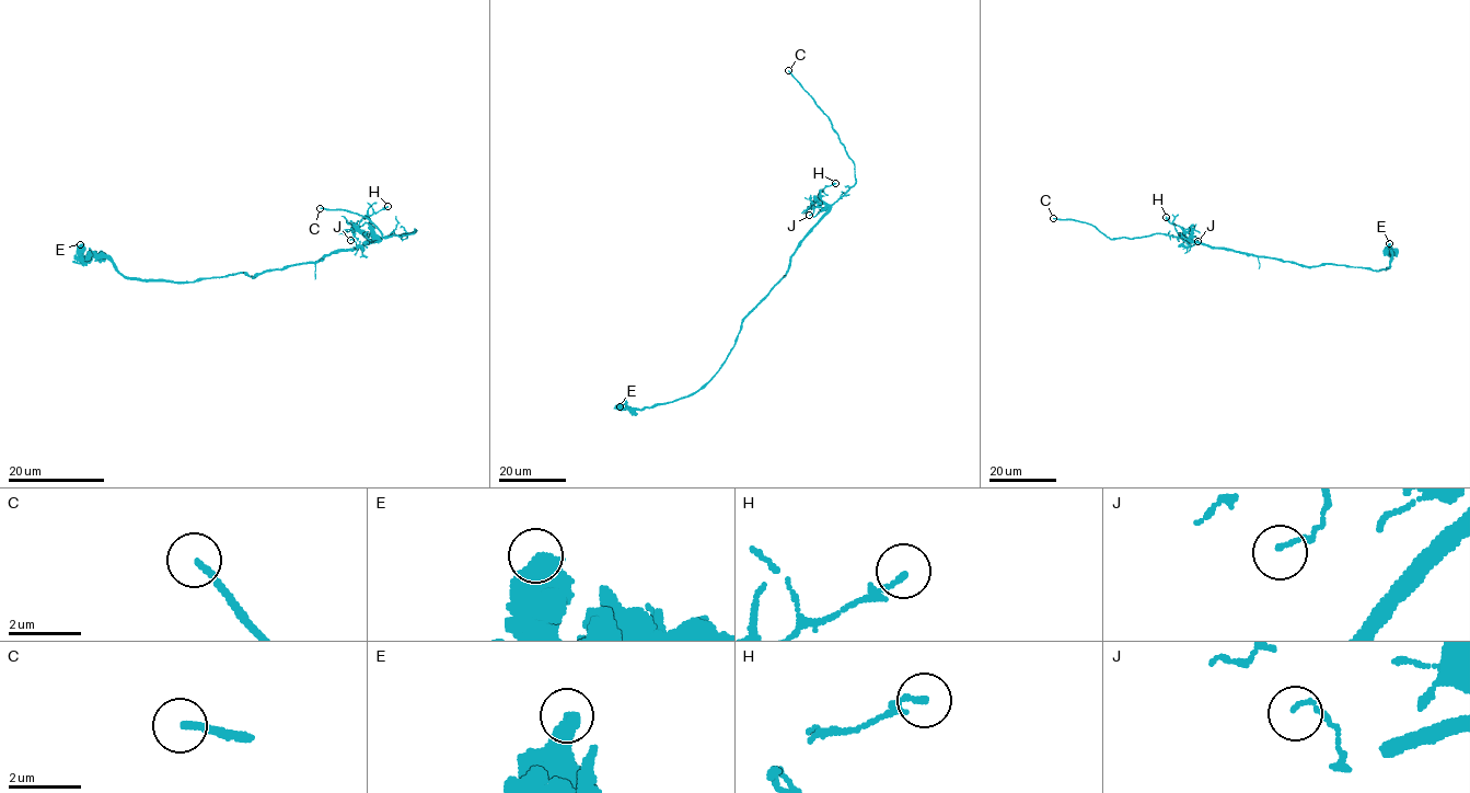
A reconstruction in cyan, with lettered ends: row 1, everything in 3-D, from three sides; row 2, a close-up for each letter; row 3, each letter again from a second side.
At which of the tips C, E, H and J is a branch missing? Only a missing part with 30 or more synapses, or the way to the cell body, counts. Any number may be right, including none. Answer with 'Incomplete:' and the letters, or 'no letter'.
Incomplete: C

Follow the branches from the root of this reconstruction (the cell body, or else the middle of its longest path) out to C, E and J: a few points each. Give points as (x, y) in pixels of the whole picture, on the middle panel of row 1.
C: (788, 267), (789, 256), (805, 236), (856, 182), (854, 163), (831, 122), (788, 70)
E: (788, 267), (743, 319), (733, 348), (707, 382), (673, 401), (641, 410), (620, 406)
J: (788, 267), (798, 243), (828, 207), (819, 204), (809, 215)

